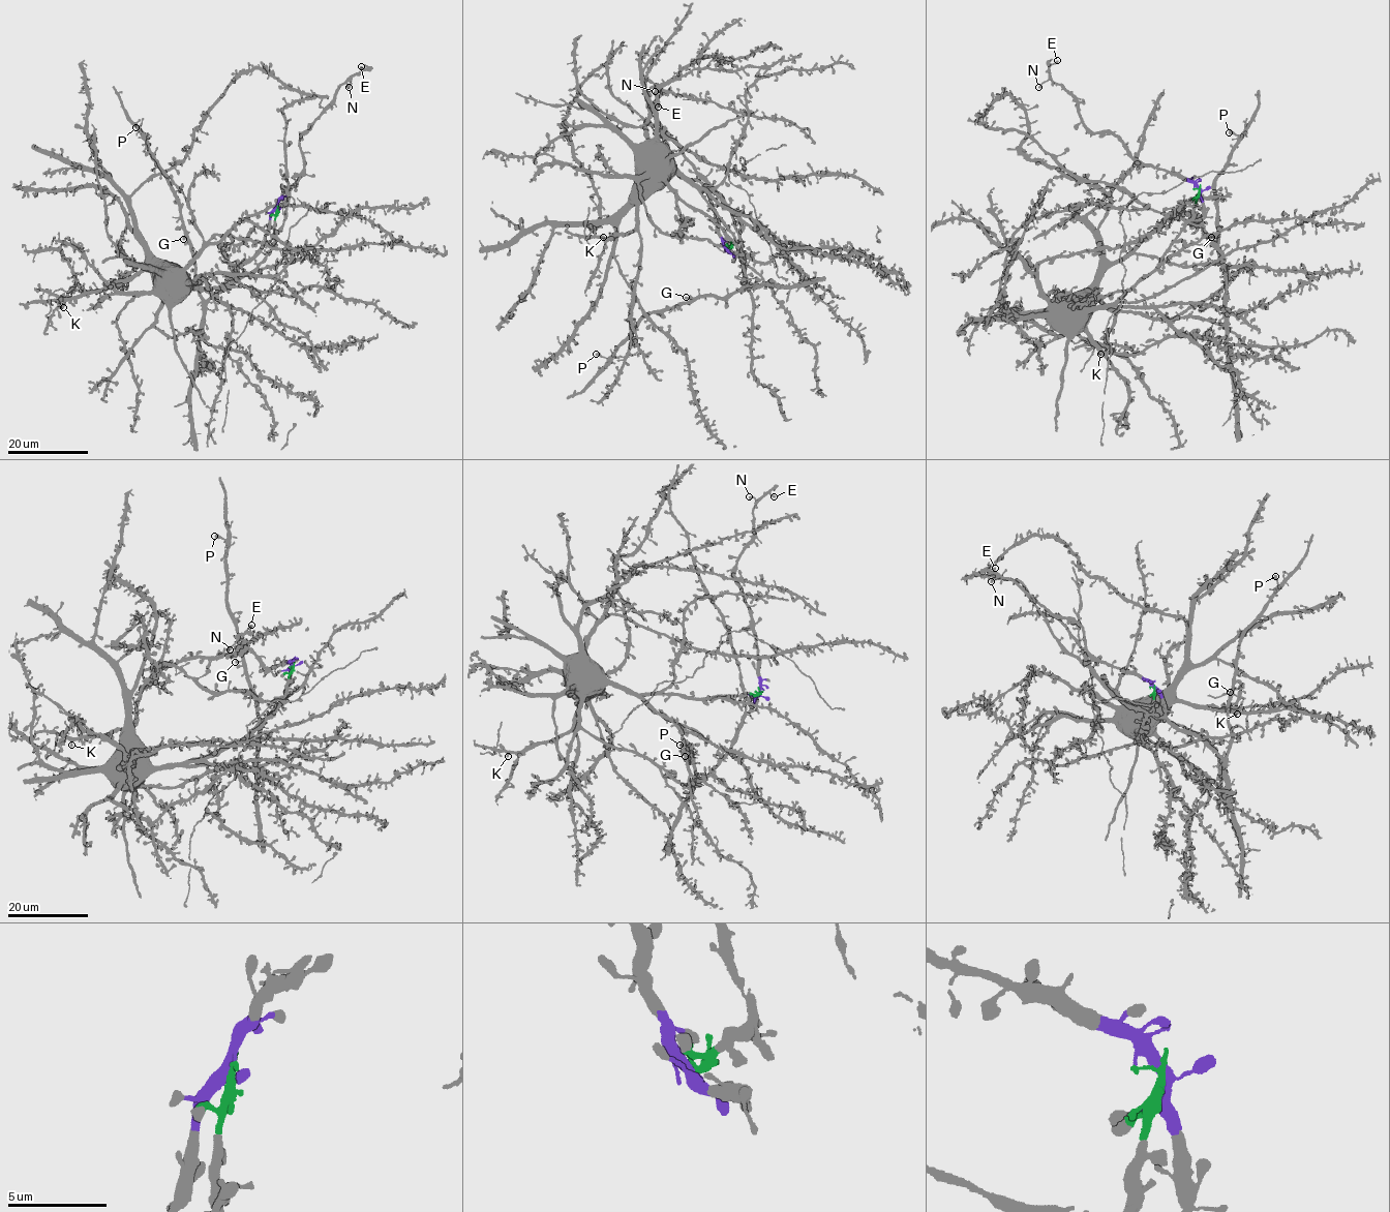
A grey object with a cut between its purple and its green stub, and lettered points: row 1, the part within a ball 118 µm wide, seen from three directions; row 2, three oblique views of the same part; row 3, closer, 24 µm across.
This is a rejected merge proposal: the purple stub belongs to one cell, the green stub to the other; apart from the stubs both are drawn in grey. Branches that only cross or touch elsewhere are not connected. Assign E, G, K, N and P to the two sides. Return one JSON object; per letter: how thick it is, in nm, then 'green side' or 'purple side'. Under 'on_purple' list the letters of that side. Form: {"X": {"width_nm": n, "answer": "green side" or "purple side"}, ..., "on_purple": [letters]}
{"E": {"width_nm": 360, "answer": "purple side"}, "G": {"width_nm": 400, "answer": "purple side"}, "K": {"width_nm": 240, "answer": "green side"}, "N": {"width_nm": 380, "answer": "purple side"}, "P": {"width_nm": 550, "answer": "purple side"}, "on_purple": ["E", "G", "N", "P"]}

